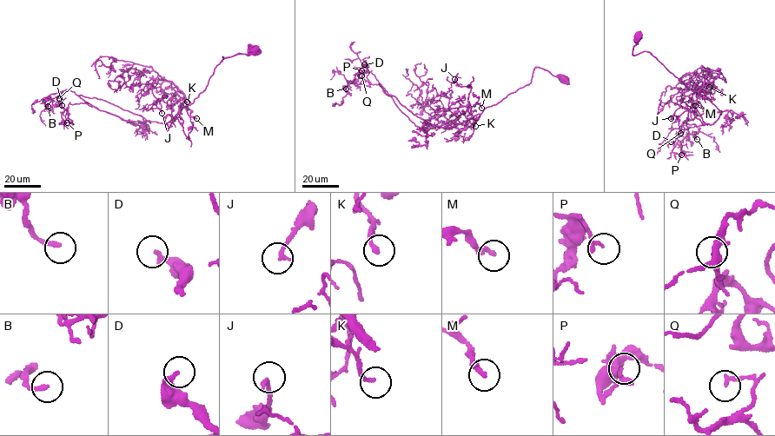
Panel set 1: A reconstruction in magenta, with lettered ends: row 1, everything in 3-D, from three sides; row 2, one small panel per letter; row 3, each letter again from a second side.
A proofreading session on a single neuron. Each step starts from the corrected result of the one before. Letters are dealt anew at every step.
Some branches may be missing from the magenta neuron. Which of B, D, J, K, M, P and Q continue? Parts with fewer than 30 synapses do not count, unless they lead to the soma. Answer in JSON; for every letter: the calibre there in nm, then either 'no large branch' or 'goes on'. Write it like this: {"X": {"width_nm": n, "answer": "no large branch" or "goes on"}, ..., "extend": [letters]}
{"B": {"width_nm": 220, "answer": "goes on"}, "D": {"width_nm": 260, "answer": "no large branch"}, "J": {"width_nm": 220, "answer": "no large branch"}, "K": {"width_nm": 200, "answer": "no large branch"}, "M": {"width_nm": 240, "answer": "no large branch"}, "P": {"width_nm": 240, "answer": "no large branch"}, "Q": {"width_nm": 200, "answer": "no large branch"}, "extend": ["B"]}

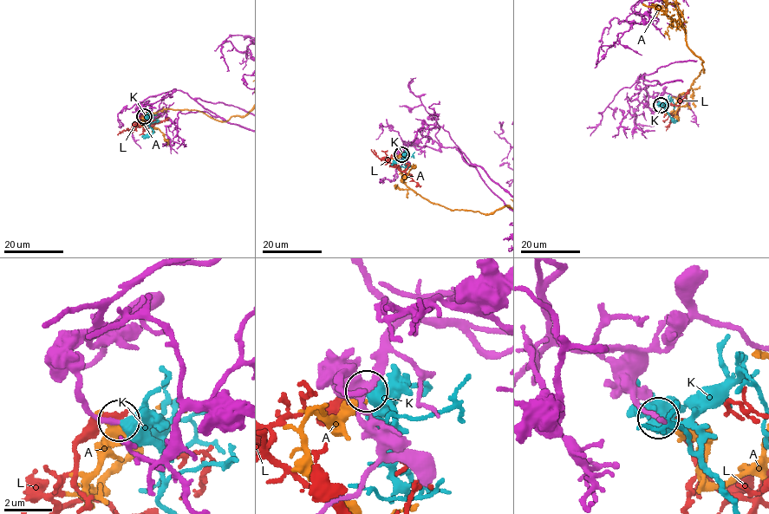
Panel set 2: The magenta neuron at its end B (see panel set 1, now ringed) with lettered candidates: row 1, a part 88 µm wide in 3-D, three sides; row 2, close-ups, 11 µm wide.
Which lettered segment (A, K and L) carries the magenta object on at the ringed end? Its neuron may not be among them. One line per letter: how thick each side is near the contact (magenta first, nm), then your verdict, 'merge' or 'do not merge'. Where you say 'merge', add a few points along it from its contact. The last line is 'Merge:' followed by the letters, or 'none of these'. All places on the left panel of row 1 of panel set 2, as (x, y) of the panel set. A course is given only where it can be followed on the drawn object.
A: 280/200 nm | do not merge
K: 220/600 nm | merge | via (144, 116), (149, 120), (153, 132), (142, 137)
L: 240/400 nm | do not merge
Merge: K

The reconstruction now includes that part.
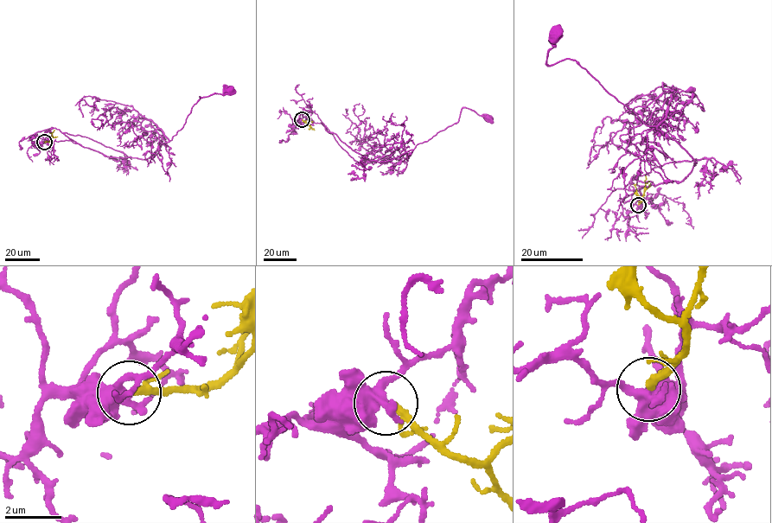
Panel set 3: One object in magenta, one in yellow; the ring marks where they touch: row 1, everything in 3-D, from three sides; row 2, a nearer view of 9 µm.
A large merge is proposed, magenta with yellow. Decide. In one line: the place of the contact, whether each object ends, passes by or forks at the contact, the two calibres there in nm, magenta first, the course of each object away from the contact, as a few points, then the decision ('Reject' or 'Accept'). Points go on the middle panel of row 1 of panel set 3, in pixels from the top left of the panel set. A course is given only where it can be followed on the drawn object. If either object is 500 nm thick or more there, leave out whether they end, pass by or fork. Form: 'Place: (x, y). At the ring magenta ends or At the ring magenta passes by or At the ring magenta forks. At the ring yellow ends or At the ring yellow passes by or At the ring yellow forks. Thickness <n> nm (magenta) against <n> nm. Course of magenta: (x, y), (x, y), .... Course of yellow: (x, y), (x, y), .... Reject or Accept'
Place: (302, 119). At the ring magenta passes by. At the ring yellow passes by. Thickness 440 nm (magenta) against 190 nm. Course of magenta: (302, 119), (321, 123), (356, 152), (379, 162), (413, 149), (457, 122), (462, 108), (489, 119). Course of yellow: (302, 119), (314, 129). Reject

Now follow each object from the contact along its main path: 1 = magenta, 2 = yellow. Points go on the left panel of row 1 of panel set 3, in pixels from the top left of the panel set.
1: (44, 142), (44, 133), (56, 128), (83, 146), (107, 156), (148, 159), (181, 128), (199, 96), (231, 90)
2: (44, 142), (50, 140), (54, 130)

